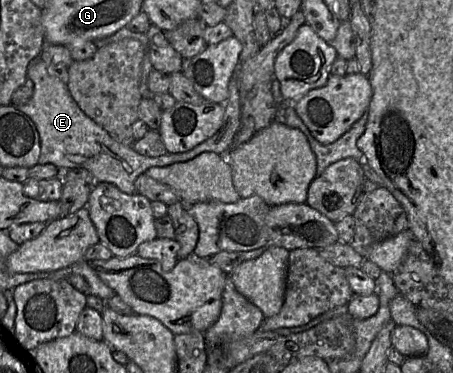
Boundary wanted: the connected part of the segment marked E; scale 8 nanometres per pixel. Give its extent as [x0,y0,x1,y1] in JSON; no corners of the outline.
[16,55,241,194]

